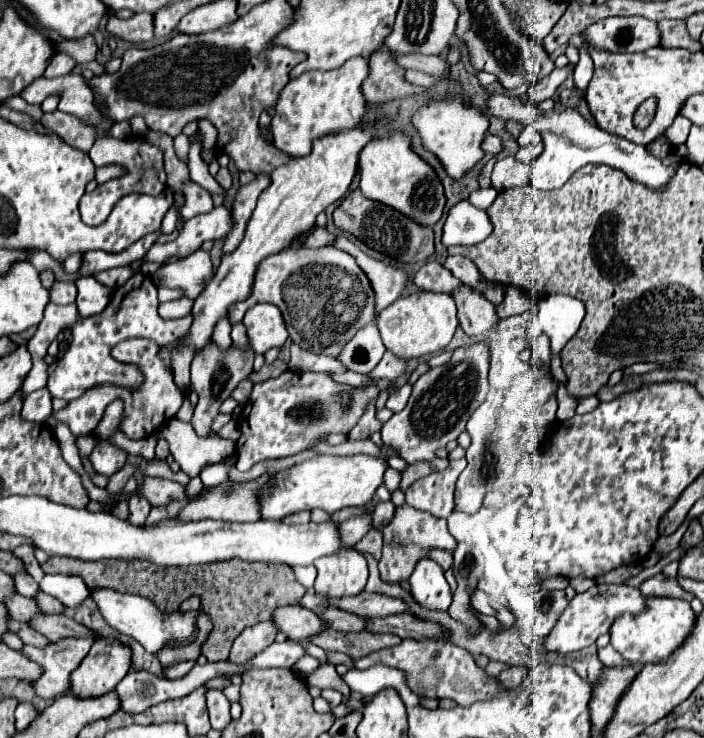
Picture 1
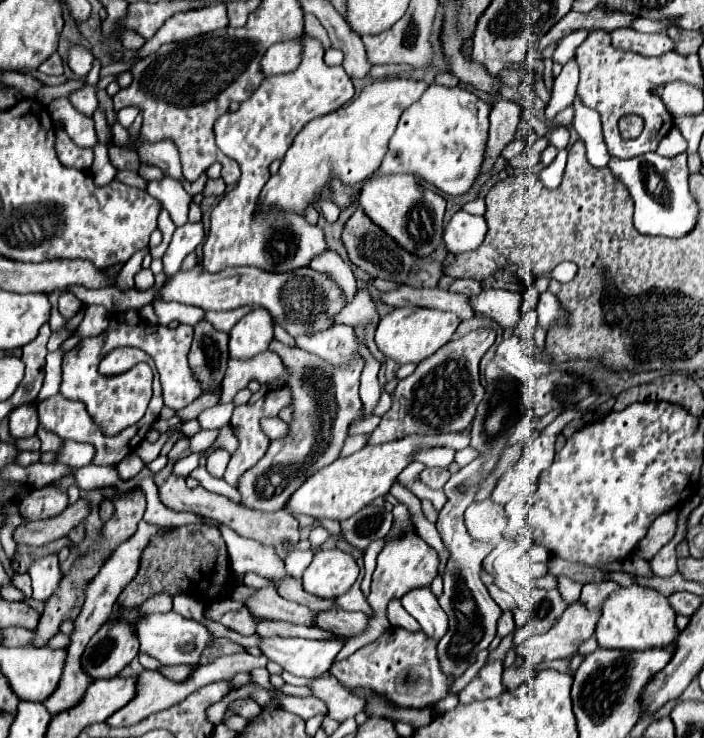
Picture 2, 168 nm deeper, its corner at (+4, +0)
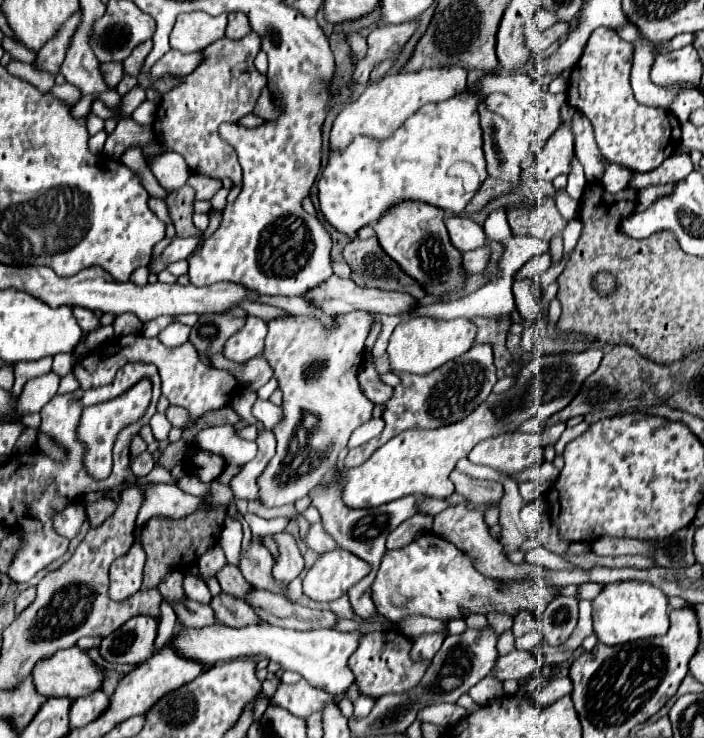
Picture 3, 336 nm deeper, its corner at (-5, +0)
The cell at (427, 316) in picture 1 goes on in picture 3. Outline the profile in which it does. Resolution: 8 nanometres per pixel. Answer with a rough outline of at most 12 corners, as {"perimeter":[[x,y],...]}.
{"perimeter":[[404,319],[388,343],[390,367],[430,373],[466,353],[470,319]]}

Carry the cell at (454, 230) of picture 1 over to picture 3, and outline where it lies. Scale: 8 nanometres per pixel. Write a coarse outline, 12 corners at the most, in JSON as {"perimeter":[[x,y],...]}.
{"perimeter":[[448,217],[450,241],[458,251],[486,243],[484,227],[468,217]]}

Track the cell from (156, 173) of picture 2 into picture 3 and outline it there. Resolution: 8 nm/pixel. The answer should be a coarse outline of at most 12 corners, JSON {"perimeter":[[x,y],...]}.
{"perimeter":[[190,175],[188,185],[196,199],[212,199],[222,189],[220,179]]}

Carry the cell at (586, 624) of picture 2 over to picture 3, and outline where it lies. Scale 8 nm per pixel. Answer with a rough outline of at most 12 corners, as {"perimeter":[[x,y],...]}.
{"perimeter":[[530,651],[498,657],[496,677],[524,679],[540,667]]}

